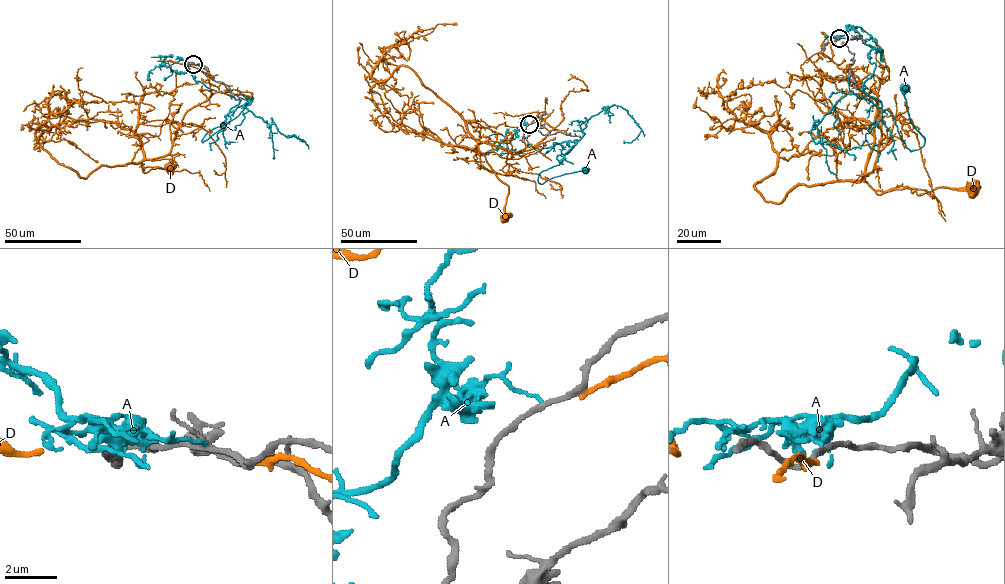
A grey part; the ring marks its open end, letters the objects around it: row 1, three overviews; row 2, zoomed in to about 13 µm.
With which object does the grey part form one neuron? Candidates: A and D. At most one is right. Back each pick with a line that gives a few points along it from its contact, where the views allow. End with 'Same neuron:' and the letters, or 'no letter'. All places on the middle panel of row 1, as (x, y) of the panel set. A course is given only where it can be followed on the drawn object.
A: it runs (529, 124), (505, 141), (509, 151), (576, 141), (559, 164), (539, 174), (539, 183), (586, 169)
Same neuron: A

